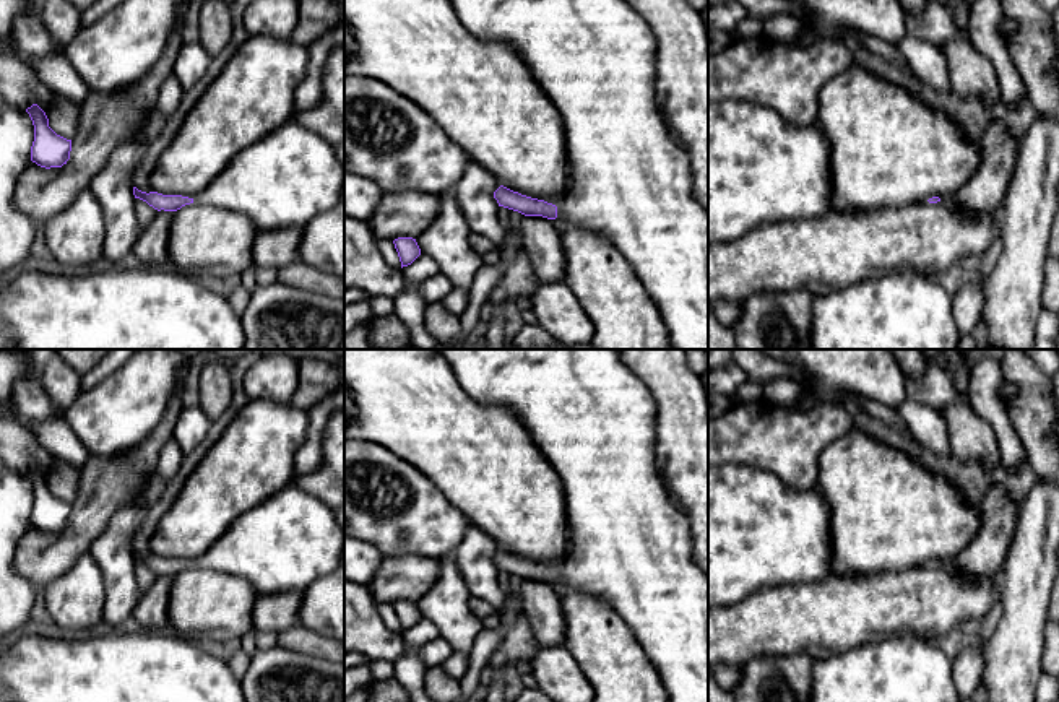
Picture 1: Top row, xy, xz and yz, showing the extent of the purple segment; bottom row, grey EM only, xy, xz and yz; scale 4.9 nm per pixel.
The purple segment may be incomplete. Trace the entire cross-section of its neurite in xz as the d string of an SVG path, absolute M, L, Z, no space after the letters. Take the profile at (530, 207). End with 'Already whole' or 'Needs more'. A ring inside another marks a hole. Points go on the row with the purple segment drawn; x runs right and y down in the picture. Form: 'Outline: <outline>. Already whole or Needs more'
Outline: M450 0L461 24L479 41L504 42L512 46L525 60L533 78L559 110L565 132L565 146L570 162L572 188L555 206L544 200L531 198L500 185L494 192L499 206L525 216L547 219L565 218L583 224L604 236L633 266L635 275L646 288L668 327L674 349L708 349L708 211L694 198L690 158L682 145L671 135L655 96L656 37L646 20L627 0Z. Needs more

